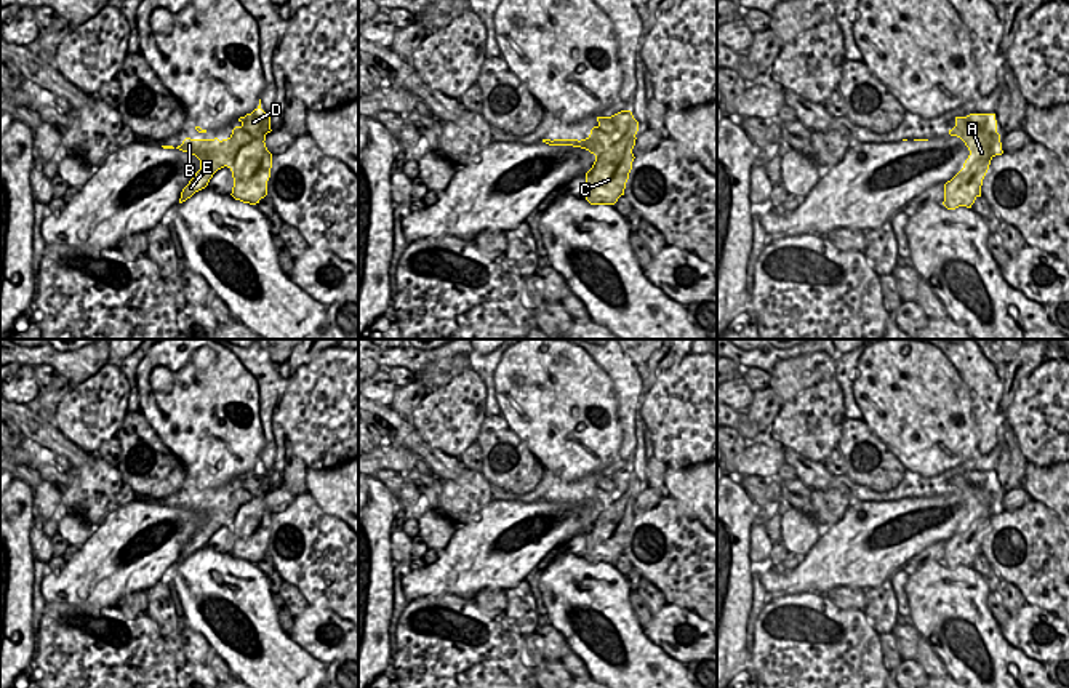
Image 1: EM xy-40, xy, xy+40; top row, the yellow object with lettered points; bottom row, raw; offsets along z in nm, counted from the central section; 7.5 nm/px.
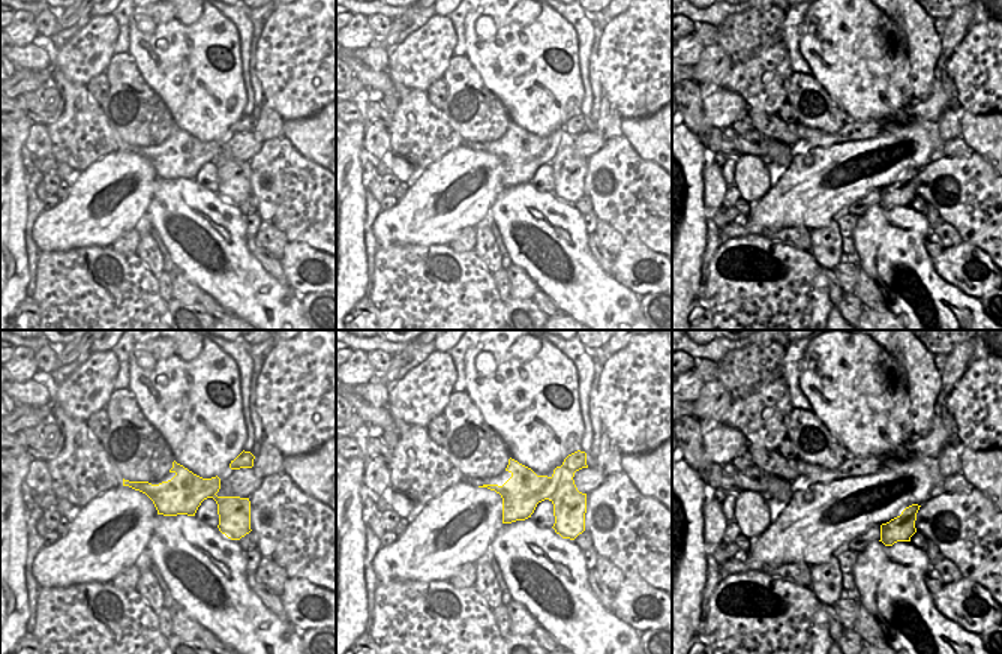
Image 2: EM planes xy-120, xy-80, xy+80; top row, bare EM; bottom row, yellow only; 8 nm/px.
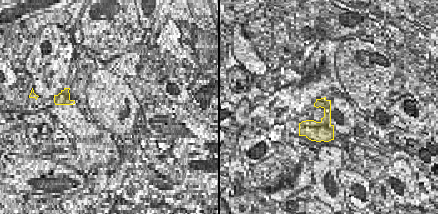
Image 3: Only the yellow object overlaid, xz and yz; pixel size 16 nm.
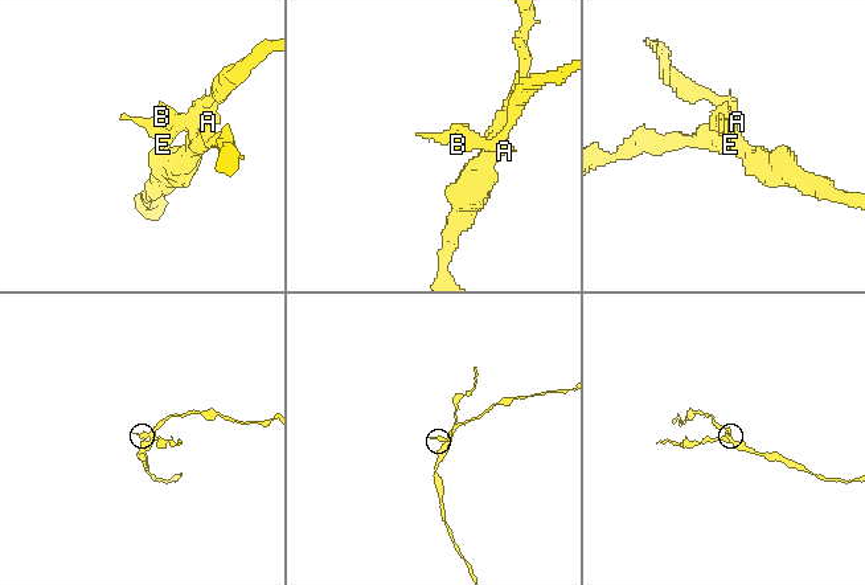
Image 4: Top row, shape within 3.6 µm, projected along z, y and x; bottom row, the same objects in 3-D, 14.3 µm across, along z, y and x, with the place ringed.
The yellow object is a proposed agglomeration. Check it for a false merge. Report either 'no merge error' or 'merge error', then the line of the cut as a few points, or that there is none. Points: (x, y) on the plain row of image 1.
merge error | xy+40 (996, 488), (991, 492), (975, 487), (951, 490)

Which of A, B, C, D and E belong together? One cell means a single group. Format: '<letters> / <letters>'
A B C E / D

